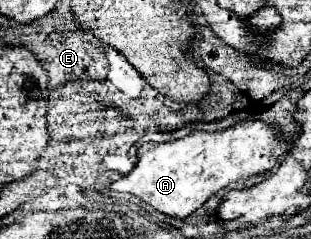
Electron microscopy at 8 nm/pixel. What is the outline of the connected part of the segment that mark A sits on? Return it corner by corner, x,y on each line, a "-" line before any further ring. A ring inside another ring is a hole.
261,120
241,122
241,124
237,124
229,130
213,132
213,134
191,132
187,138
181,138
181,140
163,142
163,144
151,144
149,142
149,144
139,146
135,168
127,176
123,176
121,180
113,182
109,188
115,190
115,192
127,192
127,194
137,196
139,200
143,200
145,204
149,204
151,208
155,208
157,212
161,212
165,216
185,220
195,210
199,210
213,194
227,188
231,182
247,180
251,176
259,176
259,174
271,170
277,164
279,156
287,150
289,150
289,144
279,140
279,132
275,132
275,128
271,124
265,124

